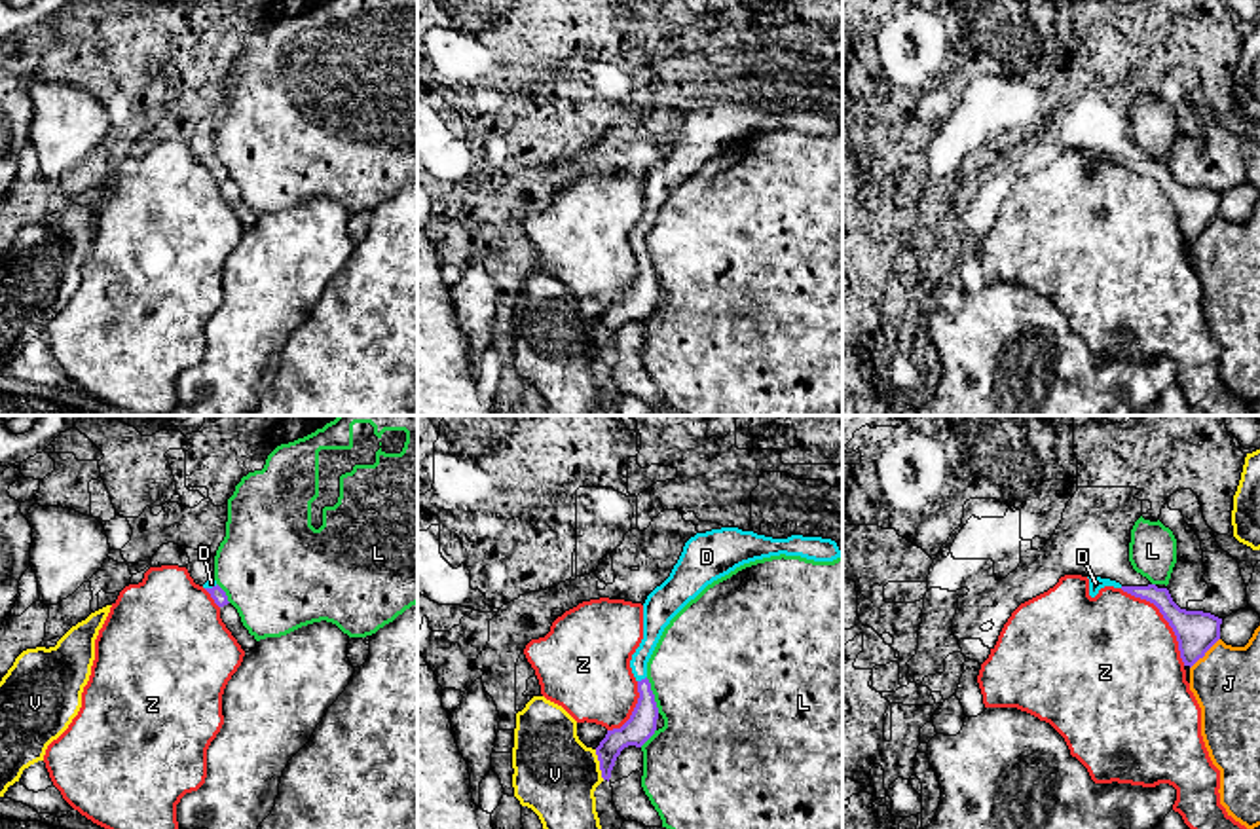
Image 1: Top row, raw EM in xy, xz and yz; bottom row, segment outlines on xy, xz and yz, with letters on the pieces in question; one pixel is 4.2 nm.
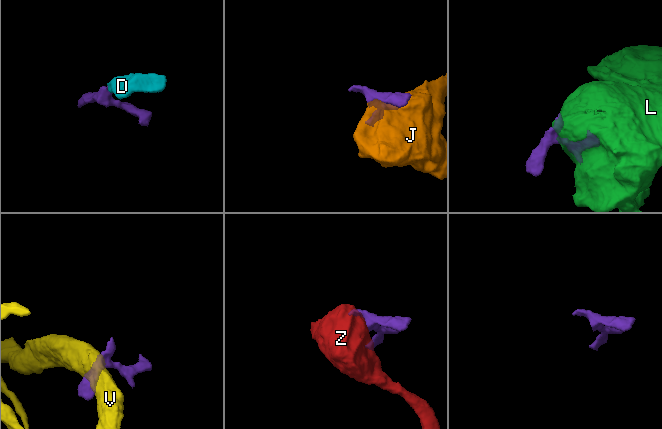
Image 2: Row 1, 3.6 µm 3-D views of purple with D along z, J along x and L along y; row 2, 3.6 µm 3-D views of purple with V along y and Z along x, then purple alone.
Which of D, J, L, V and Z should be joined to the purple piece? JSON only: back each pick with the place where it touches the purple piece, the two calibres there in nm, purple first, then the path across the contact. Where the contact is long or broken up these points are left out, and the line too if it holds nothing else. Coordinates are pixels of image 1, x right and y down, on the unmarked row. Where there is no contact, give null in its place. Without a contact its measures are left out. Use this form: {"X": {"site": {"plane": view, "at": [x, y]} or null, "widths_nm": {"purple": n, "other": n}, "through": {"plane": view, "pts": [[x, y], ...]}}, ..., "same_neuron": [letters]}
{"D": {"site": {"plane": "xz", "at": [642, 255]}, "widths_nm": {"purple": 120, "other": 100}, "through": {"plane": "xz", "pts": [[640, 302], [644, 294], [642, 255], [642, 228], [653, 198]]}}, "same_neuron": ["D"]}

